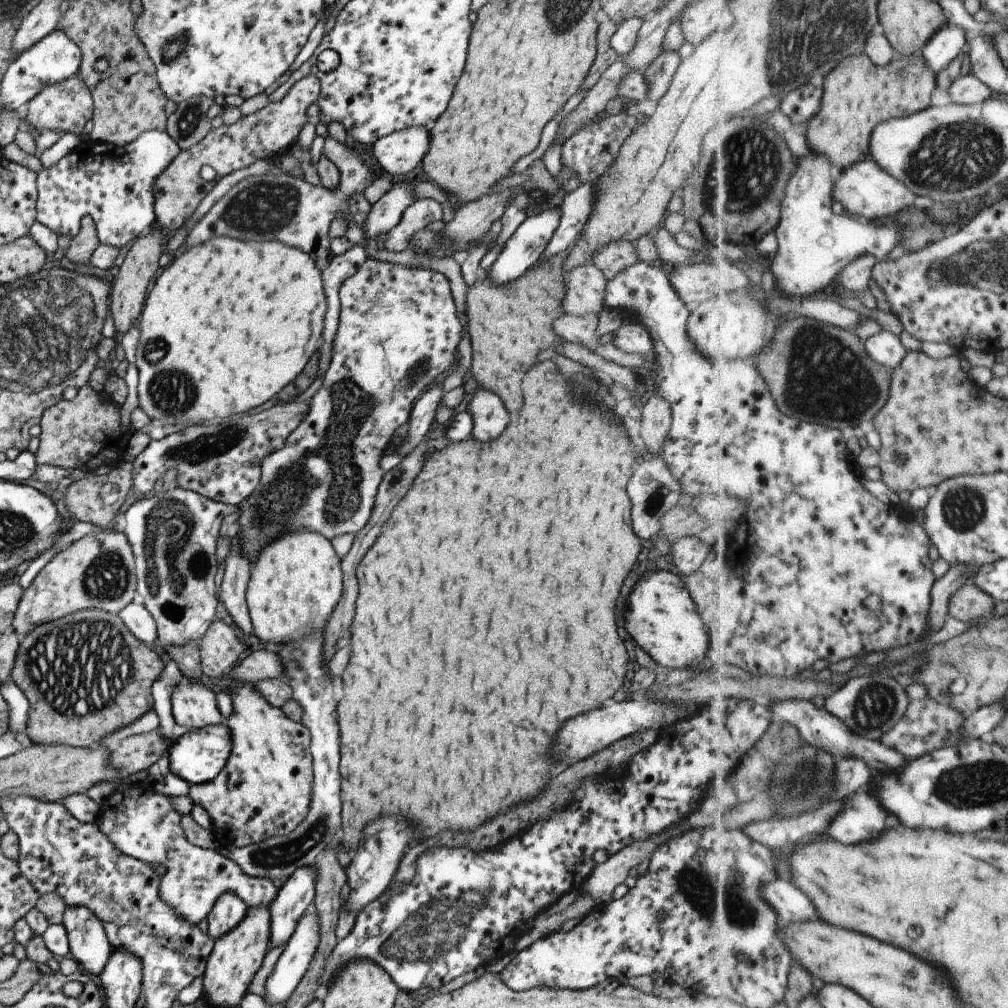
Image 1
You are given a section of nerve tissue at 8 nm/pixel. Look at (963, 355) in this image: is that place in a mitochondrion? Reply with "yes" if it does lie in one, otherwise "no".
no

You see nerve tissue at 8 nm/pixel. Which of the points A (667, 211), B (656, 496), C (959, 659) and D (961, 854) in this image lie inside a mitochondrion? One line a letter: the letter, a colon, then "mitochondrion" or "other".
A: other
B: mitochondrion
C: mitochondrion
D: other

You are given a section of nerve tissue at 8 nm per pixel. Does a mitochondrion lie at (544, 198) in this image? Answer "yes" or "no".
no

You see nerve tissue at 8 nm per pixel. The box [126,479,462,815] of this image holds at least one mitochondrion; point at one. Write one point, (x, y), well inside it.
(171, 520)

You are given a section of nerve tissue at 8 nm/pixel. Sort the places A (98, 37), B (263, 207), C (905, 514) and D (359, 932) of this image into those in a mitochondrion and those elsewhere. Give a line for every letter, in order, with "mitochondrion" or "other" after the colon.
A: other
B: mitochondrion
C: other
D: other

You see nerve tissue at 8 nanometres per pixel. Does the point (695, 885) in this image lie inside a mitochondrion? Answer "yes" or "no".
yes

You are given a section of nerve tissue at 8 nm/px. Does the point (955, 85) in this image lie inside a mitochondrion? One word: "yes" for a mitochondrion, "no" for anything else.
no

